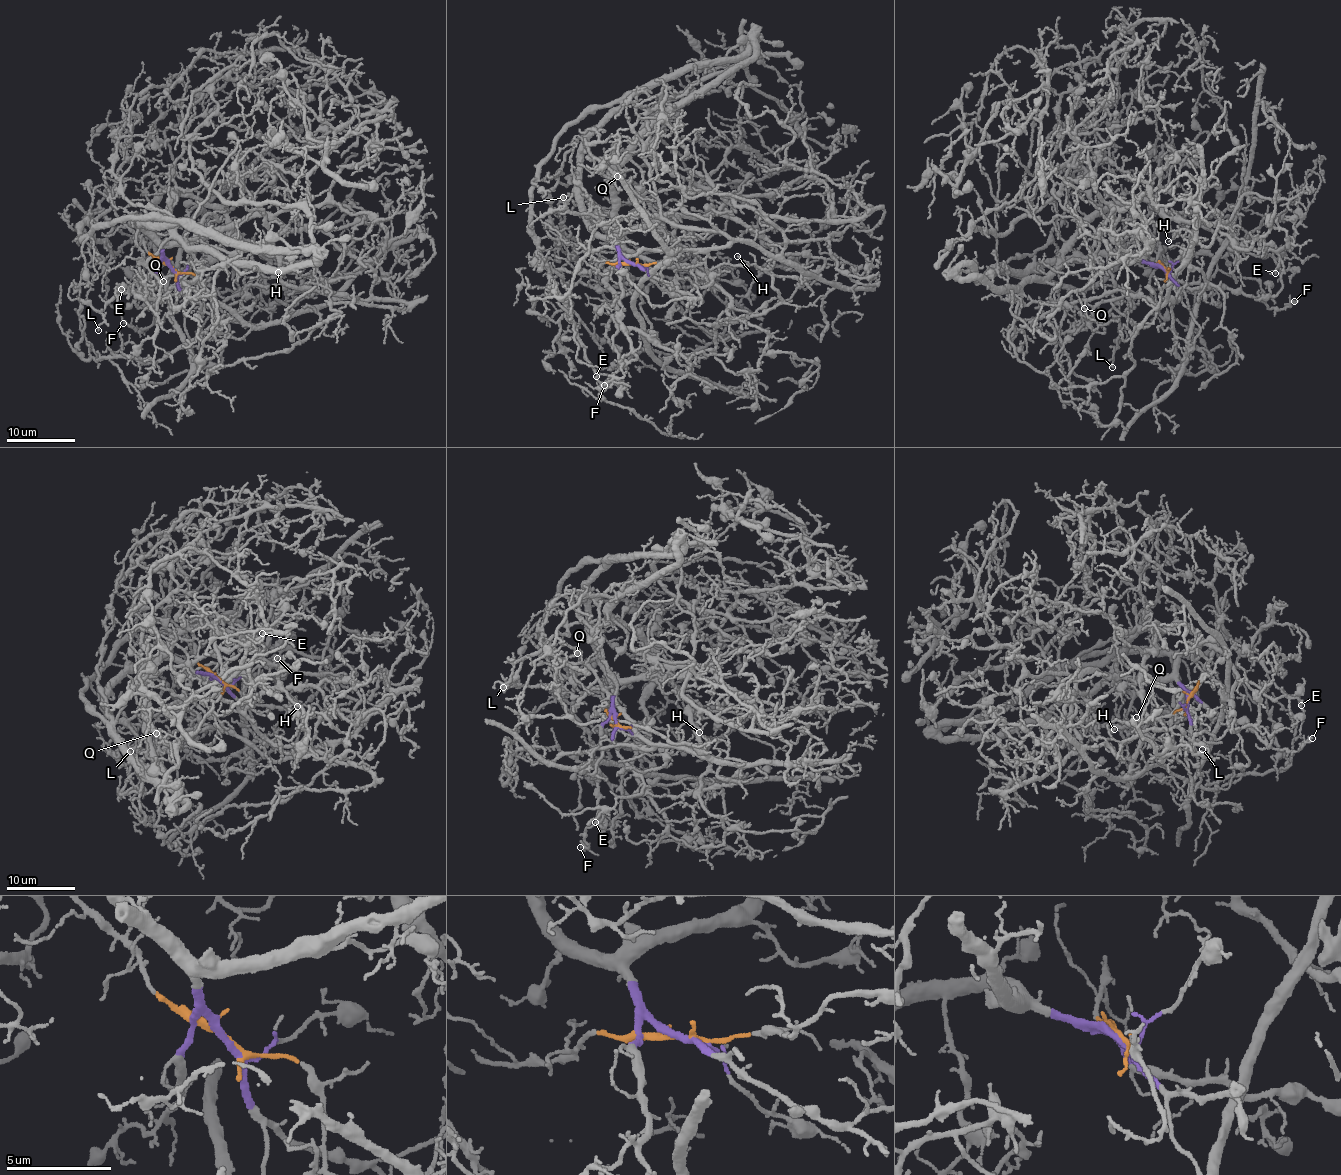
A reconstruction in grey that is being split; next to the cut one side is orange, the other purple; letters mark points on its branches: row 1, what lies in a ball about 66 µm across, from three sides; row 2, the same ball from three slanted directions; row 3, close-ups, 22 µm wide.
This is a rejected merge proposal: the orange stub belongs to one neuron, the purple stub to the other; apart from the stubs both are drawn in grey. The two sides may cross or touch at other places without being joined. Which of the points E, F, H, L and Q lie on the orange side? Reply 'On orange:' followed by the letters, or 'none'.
On orange: H, L, Q

